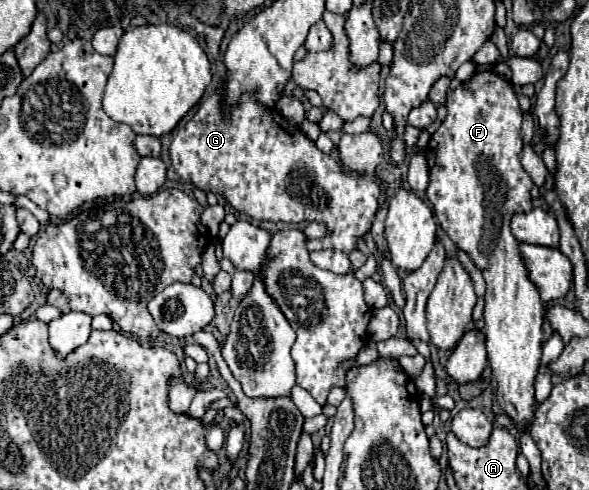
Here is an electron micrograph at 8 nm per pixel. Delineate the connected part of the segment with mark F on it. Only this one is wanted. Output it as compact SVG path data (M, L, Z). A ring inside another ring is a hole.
M494 71L476 73L466 83L458 85L448 93L446 99L448 115L438 127L438 131L428 141L428 169L430 169L430 185L426 189L426 197L434 207L434 215L444 229L444 233L458 245L458 249L466 251L472 263L482 271L486 281L486 299L484 299L484 323L486 323L486 349L488 361L492 367L492 375L498 383L496 395L498 403L510 415L510 419L526 427L534 419L534 379L540 367L542 357L542 321L544 321L544 305L540 301L540 293L532 283L528 269L524 265L522 253L518 249L518 241L510 231L510 221L518 213L532 211L530 189L534 187L530 175L522 169L522 111L518 99L514 95L512 83L498 77Z

